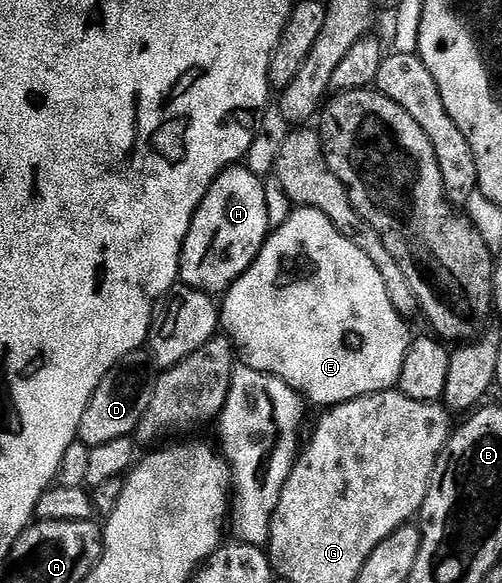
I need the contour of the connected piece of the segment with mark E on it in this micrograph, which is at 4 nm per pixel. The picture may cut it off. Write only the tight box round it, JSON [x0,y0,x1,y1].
[219,207,411,405]

